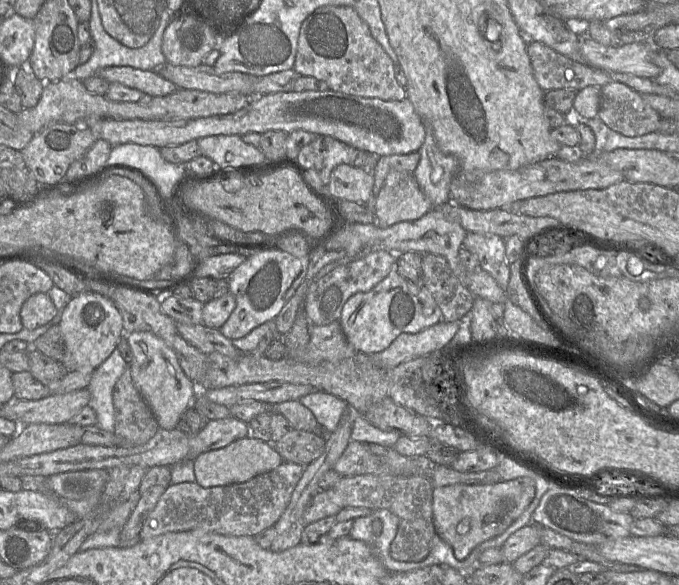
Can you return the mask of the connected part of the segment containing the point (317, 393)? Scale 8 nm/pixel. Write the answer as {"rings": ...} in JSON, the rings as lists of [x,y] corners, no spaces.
{"rings":[[[315,390],[299,399],[322,426],[326,434],[333,432],[349,405],[339,397],[322,390]]]}

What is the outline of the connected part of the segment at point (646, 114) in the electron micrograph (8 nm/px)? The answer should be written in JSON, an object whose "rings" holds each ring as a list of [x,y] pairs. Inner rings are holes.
{"rings":[[[613,81],[600,89],[597,118],[610,129],[627,137],[659,131],[662,118],[644,102],[640,93]]]}

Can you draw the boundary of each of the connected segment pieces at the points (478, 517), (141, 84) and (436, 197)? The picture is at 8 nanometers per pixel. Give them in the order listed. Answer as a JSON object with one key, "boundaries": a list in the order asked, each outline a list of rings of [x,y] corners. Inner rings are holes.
{"boundaries":[[[[518,477],[488,485],[448,485],[436,487],[432,494],[433,524],[440,538],[450,545],[458,560],[469,556],[482,542],[503,533],[530,505],[535,496],[535,483],[530,477]]],[[[130,66],[106,67],[93,76],[99,76],[109,83],[118,82],[152,97],[166,96],[178,89],[174,83],[155,71],[140,70]]],[[[424,122],[425,140],[419,149],[419,163],[413,175],[433,208],[449,201],[450,183],[459,171],[458,160],[440,151],[433,131]]]]}

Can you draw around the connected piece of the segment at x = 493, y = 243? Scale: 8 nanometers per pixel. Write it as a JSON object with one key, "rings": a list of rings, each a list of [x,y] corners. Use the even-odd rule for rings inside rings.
{"rings":[[[467,232],[462,246],[477,257],[480,268],[490,274],[505,291],[510,280],[510,266],[505,253],[505,240],[495,234]]]}

